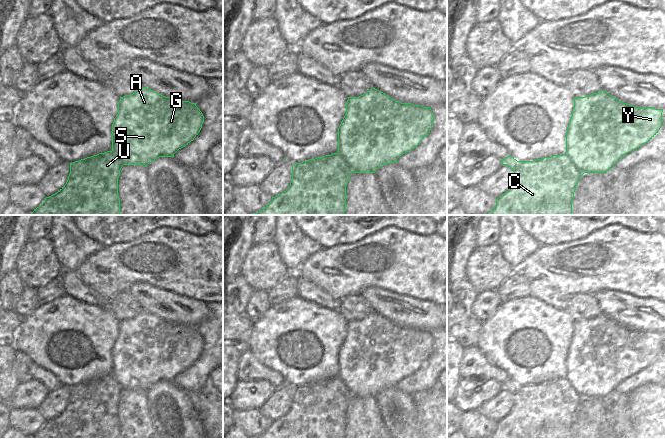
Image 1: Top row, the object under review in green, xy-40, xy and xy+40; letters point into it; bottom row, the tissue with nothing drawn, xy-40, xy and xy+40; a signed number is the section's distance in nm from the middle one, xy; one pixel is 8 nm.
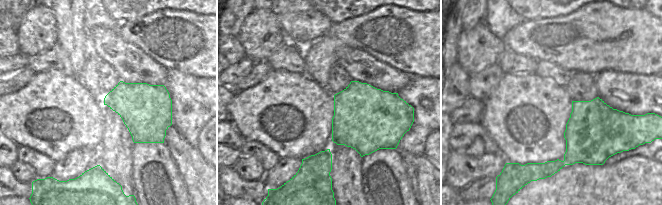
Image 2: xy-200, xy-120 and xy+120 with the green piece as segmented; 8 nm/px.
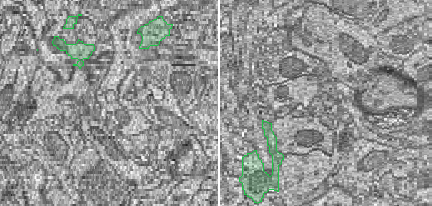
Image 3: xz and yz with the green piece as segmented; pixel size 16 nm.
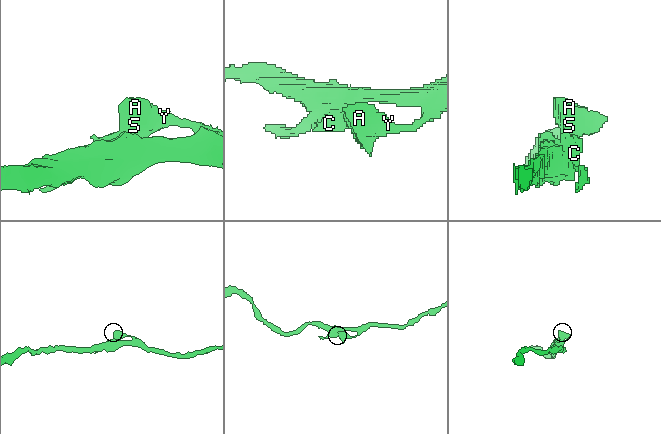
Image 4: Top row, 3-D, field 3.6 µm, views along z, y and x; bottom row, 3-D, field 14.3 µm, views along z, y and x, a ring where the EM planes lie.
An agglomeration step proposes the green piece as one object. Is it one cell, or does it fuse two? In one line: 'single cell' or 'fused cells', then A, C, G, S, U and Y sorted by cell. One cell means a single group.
fused cells | A G S Y / C U

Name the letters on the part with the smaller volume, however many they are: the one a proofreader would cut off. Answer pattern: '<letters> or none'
A, G, S, Y

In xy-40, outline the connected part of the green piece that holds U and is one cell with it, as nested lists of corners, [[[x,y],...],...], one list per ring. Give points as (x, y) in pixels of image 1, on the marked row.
[[[113,151],[99,153],[70,163],[70,174],[66,184],[55,194],[46,197],[44,202],[34,209],[33,215],[120,215],[118,196],[118,178],[124,164]]]

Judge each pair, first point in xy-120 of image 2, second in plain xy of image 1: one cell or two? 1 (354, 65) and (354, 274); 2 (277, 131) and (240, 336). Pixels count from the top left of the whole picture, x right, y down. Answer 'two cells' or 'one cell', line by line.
1: two cells
2: two cells

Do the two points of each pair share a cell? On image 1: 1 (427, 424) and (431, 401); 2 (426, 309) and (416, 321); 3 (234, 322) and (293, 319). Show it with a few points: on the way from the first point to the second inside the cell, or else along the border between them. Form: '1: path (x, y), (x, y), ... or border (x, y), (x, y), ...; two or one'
1: path (431, 418), (431, 407); one
2: path (427, 313), (420, 317); one
3: border (254, 321), (251, 327), (251, 335), (246, 343); two

